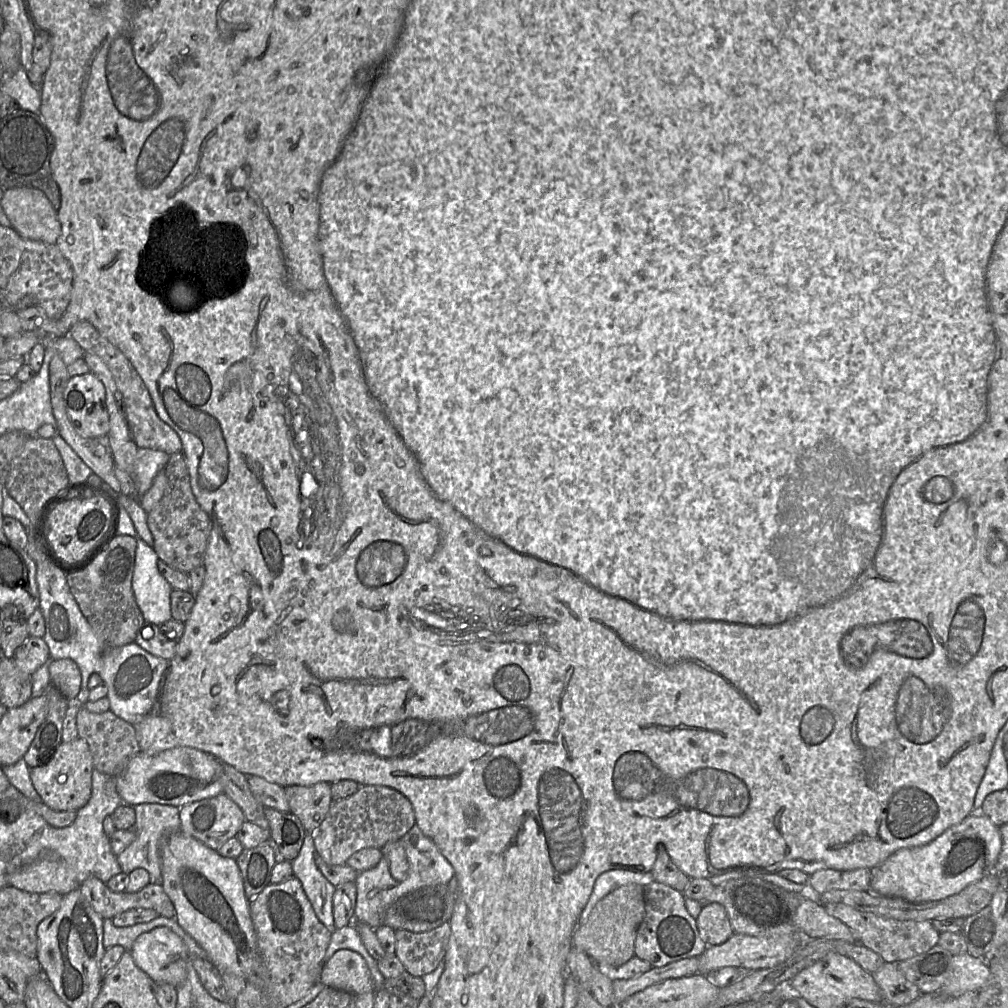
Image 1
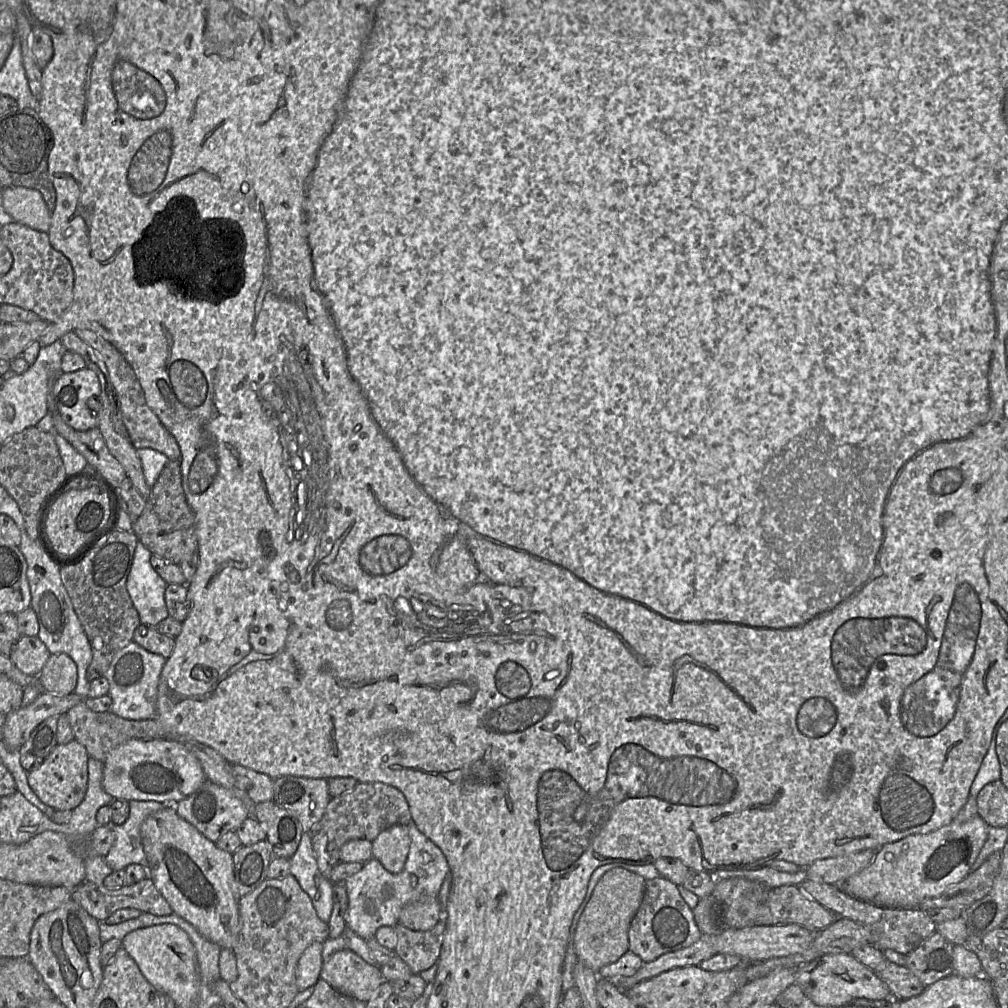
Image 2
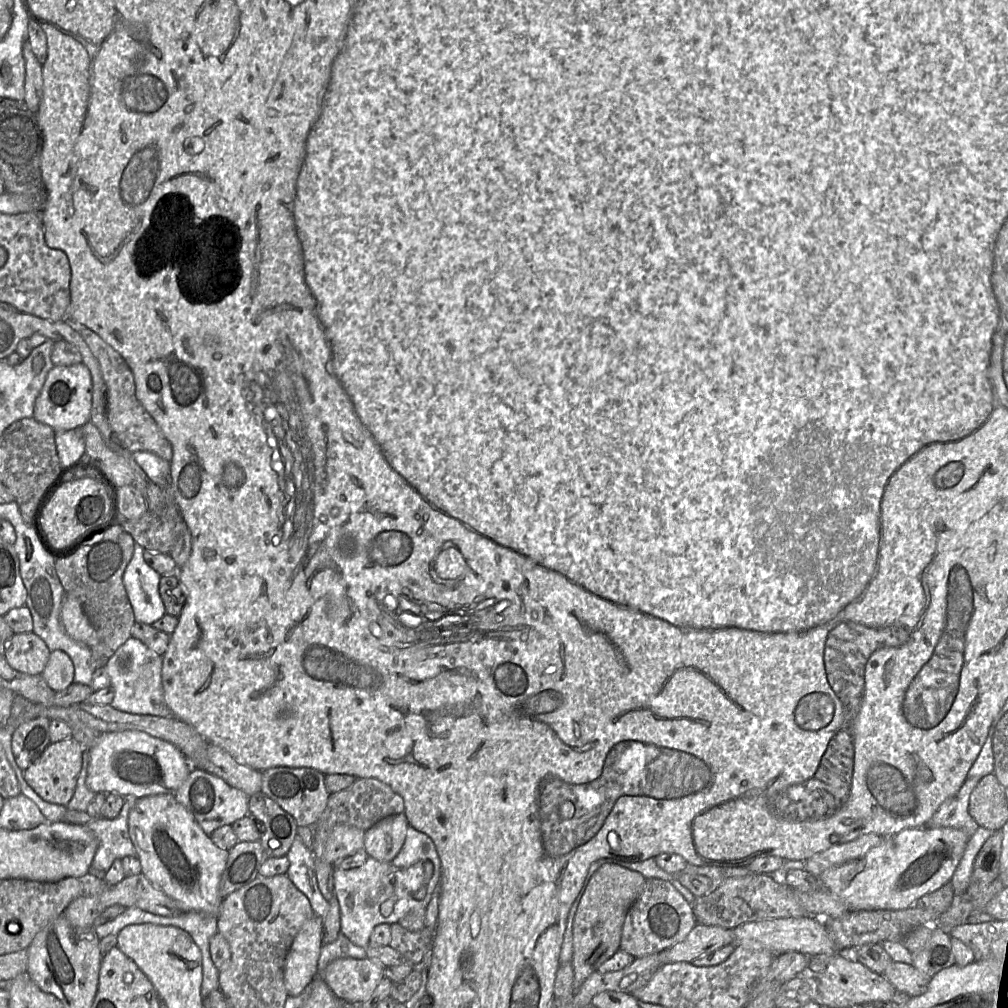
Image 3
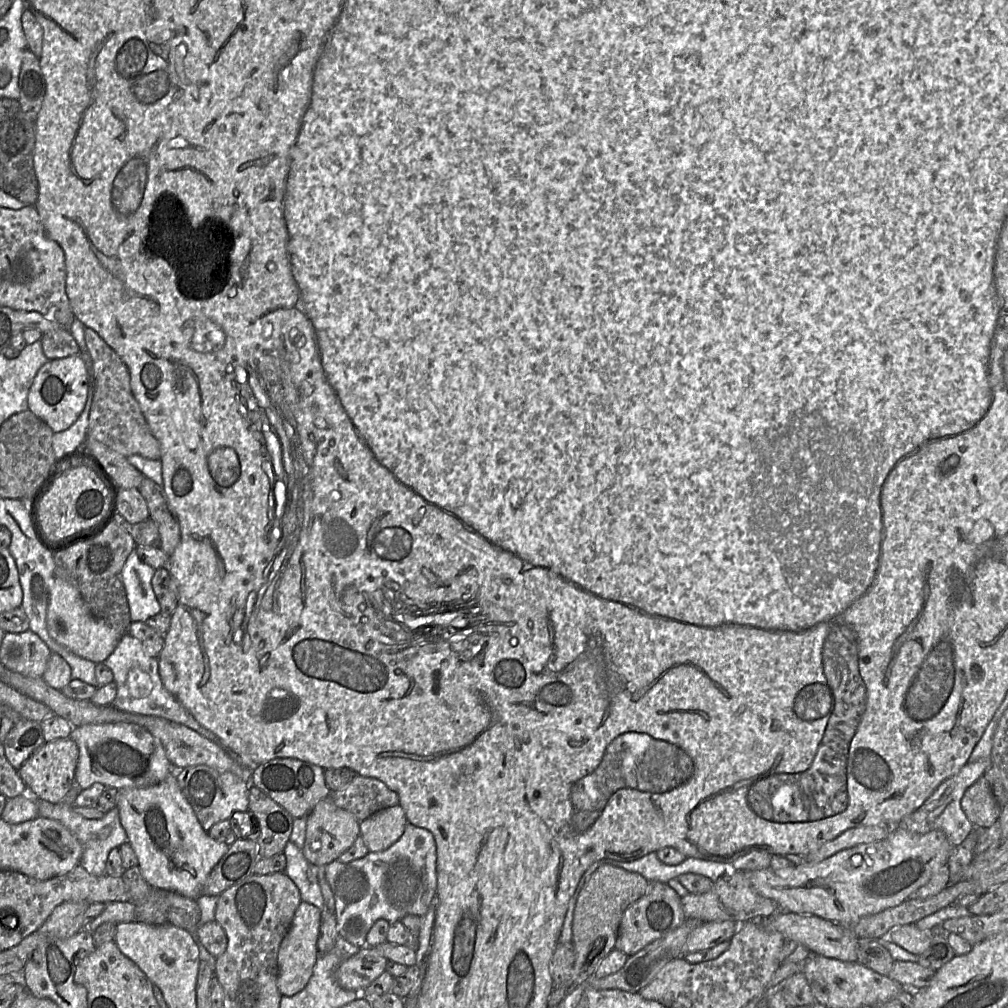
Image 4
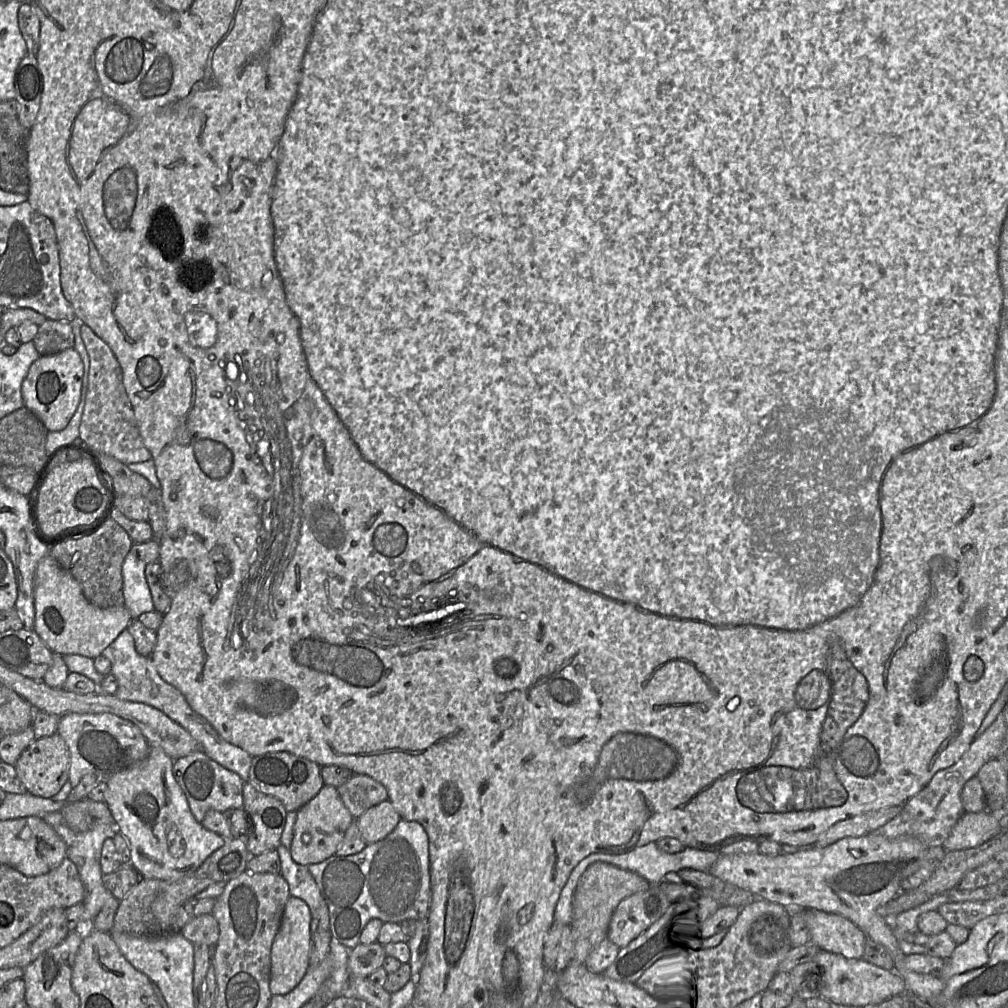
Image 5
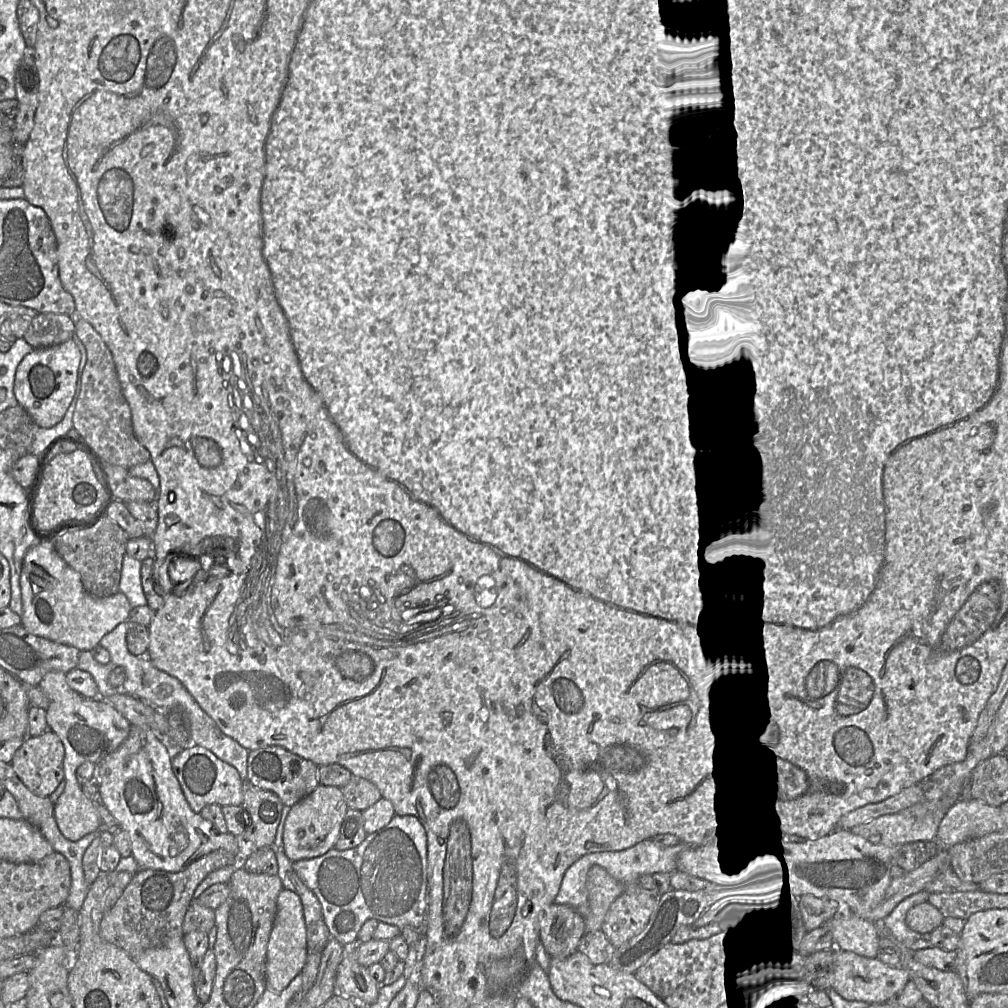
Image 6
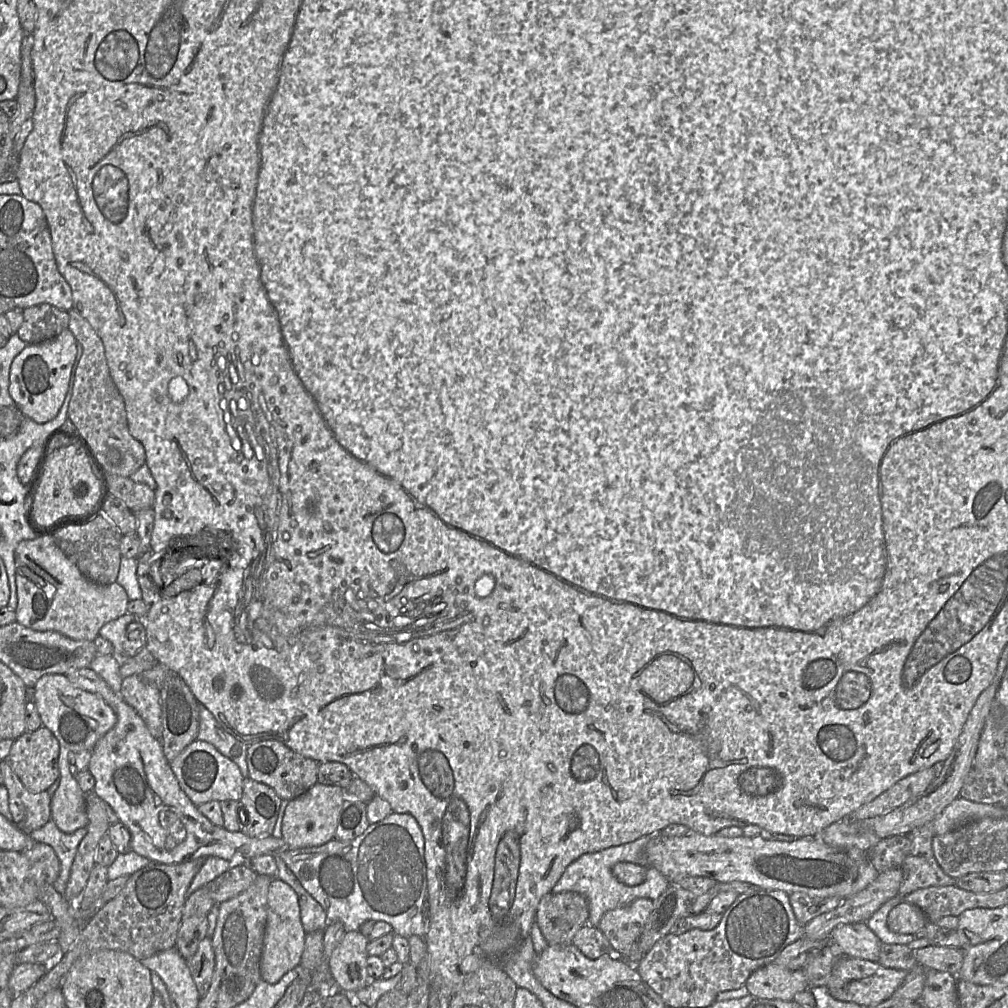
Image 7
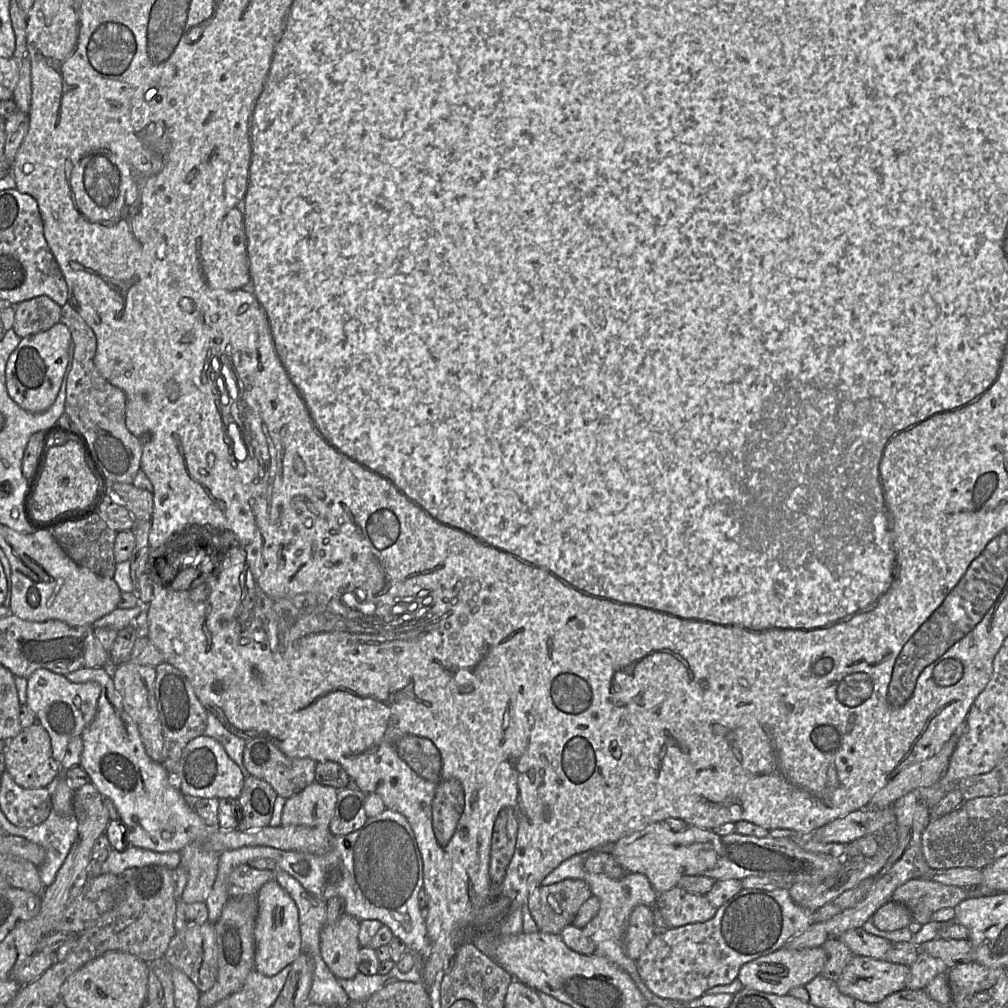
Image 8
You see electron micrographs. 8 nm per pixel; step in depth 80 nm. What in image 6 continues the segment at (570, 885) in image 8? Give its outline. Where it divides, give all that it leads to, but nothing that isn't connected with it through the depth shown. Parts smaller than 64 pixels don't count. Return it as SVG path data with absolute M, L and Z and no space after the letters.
M554 902L539 914L538 924L540 941L551 959L564 959L580 950L585 922L572 907Z

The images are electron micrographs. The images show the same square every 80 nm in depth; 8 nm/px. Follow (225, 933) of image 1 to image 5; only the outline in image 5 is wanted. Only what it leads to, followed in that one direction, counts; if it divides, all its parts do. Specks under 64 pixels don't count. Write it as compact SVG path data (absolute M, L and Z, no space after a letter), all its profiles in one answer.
M150 746L148 756L141 762L114 774L107 782L105 803L127 838L134 869L143 878L177 881L197 869L226 840L207 830L190 811L188 801L173 775L174 760L161 748Z

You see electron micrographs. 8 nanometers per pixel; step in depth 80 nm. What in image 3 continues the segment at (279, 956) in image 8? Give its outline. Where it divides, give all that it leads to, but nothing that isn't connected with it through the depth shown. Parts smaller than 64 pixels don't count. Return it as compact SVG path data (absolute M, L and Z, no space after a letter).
M314 915L295 936L284 966L284 983L289 996L300 994L317 976L322 931L322 917Z

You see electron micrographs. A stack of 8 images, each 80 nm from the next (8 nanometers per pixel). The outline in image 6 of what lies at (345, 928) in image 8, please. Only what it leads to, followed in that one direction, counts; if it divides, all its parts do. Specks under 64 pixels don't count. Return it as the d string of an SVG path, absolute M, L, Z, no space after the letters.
M361 942L343 945L342 960L336 974L337 990L361 1005L371 1005L376 1002L379 986L371 978L368 968L357 960L357 949Z

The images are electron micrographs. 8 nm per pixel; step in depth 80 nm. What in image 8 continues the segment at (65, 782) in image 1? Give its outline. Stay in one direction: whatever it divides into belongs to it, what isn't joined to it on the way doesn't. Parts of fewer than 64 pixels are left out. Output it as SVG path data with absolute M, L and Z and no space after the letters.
M38 722L22 728L17 736L7 742L4 750L5 771L25 789L44 788L58 774L58 762L53 757L51 739L45 728Z

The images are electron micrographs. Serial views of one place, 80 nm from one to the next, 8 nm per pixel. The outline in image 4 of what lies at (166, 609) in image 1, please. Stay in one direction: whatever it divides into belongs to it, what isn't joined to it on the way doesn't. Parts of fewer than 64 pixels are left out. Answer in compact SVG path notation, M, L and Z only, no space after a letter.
M135 549L129 554L123 566L122 582L132 621L145 622L161 611L151 584L155 570L140 560Z

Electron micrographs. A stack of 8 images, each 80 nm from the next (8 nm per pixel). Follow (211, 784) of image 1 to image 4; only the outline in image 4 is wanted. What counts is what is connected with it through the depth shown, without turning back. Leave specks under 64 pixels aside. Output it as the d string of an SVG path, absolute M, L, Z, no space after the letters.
M86 724L74 727L70 738L79 748L75 781L82 789L94 783L117 790L147 787L162 782L174 770L161 742L137 724Z

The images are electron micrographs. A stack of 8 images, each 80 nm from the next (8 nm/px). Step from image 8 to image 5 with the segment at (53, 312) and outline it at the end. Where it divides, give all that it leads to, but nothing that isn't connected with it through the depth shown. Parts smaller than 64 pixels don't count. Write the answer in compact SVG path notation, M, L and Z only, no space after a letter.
M46 319L38 328L34 345L40 355L53 355L75 347L72 324Z

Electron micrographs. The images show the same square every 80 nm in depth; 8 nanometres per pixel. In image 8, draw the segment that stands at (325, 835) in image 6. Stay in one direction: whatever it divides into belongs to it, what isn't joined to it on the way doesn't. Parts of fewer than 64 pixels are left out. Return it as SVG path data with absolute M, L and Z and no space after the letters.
M315 781L301 792L286 799L281 826L327 825L334 814L338 790Z

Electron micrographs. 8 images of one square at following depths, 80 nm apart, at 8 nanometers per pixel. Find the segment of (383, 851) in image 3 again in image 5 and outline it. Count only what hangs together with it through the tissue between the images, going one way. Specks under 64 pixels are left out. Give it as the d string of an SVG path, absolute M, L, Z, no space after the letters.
M385 800L366 810L357 818L357 824L366 844L372 844L384 839L400 820L390 800Z

